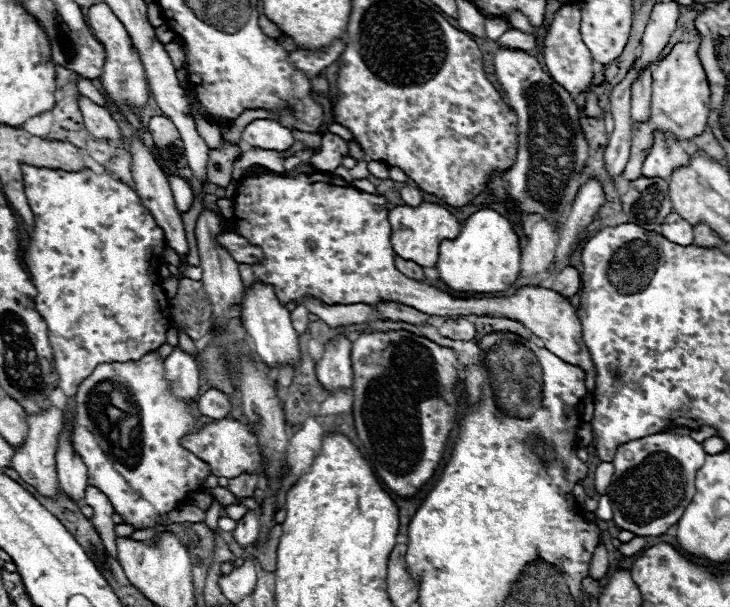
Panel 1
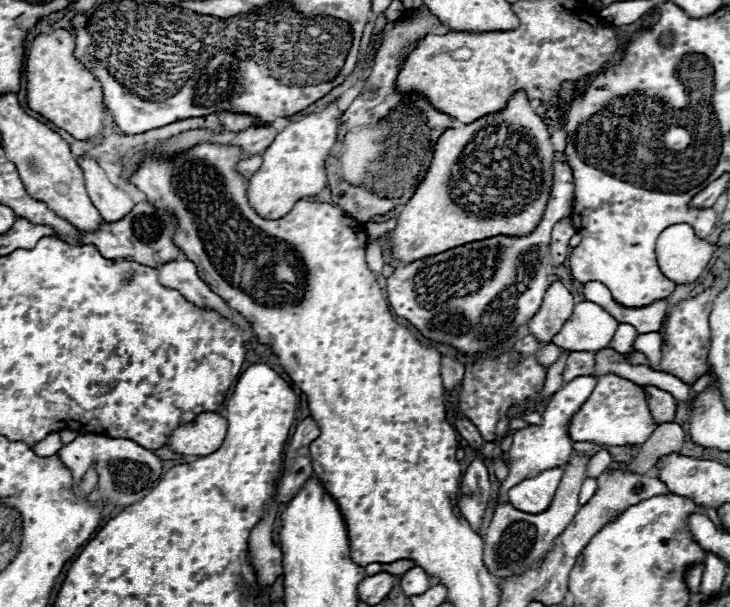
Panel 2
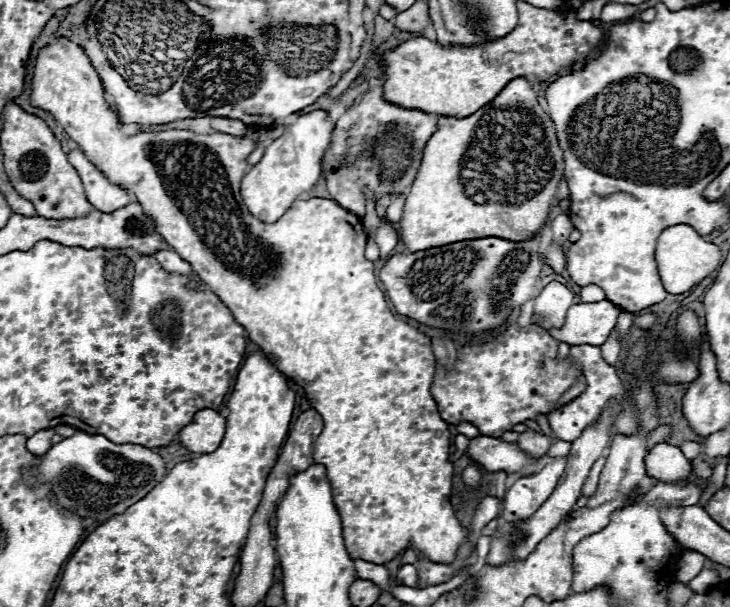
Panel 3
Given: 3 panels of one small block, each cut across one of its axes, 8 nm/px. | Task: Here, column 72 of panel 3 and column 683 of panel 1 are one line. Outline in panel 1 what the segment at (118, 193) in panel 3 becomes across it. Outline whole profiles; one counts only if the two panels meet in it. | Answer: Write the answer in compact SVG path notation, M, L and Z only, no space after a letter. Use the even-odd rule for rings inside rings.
M656 134L656 144L642 164L642 174L648 178L670 180L672 172L684 164L690 164L690 154L684 152L680 142L670 138L670 134Z

